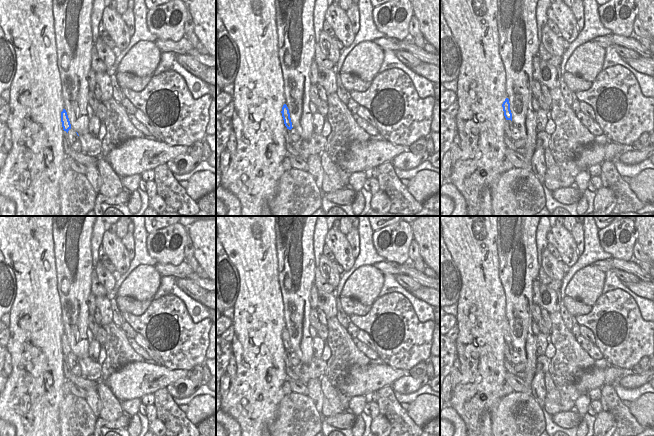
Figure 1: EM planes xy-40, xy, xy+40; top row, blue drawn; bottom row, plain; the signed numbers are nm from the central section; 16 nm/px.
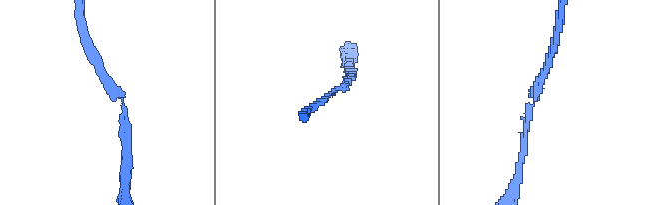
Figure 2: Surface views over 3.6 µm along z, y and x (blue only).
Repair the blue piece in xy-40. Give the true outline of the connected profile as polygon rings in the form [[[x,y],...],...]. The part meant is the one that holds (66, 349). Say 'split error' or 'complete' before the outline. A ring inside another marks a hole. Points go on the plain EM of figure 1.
complete; [[[63,333],[63,335],[61,336],[61,346],[63,354],[68,357],[68,355],[71,353],[71,348],[65,333]]]

